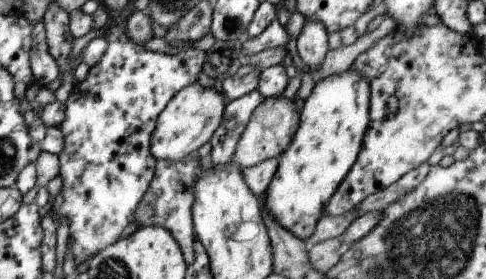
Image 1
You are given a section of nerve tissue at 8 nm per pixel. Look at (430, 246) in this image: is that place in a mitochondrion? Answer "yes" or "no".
yes

